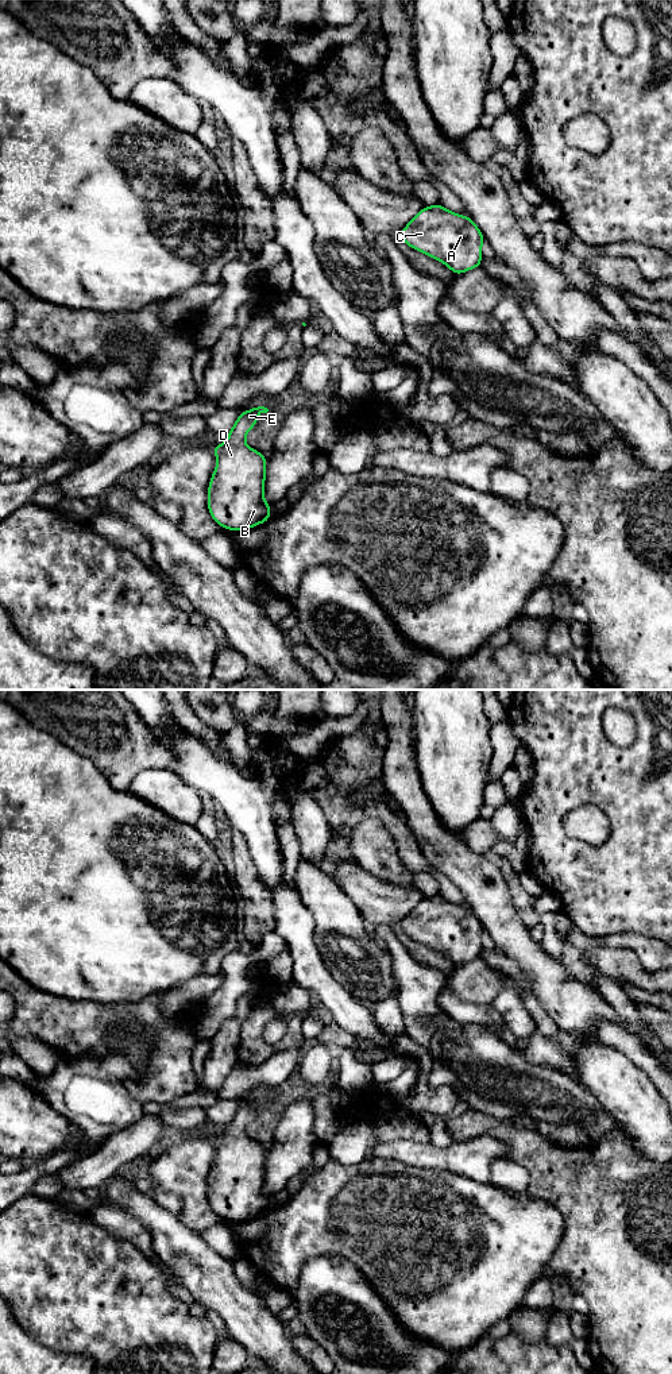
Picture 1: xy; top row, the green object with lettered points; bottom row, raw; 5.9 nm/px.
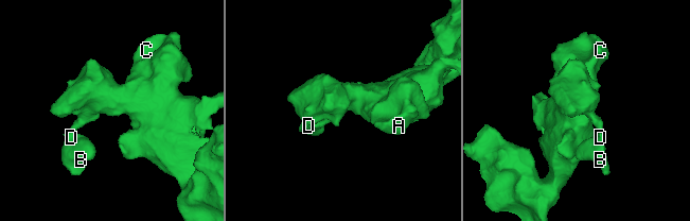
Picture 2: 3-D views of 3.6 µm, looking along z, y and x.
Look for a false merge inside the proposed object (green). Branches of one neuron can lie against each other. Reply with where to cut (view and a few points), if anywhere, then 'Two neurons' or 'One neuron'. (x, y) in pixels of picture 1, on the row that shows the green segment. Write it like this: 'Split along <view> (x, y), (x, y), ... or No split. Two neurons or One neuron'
No split. One neuron

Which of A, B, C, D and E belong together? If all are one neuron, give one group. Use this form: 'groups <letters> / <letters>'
groups A B C D E

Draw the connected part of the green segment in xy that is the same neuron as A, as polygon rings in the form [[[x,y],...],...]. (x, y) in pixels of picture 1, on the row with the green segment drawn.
[[[441,204],[422,209],[399,231],[399,239],[449,267],[455,277],[479,269],[486,240],[470,216],[448,211]]]

